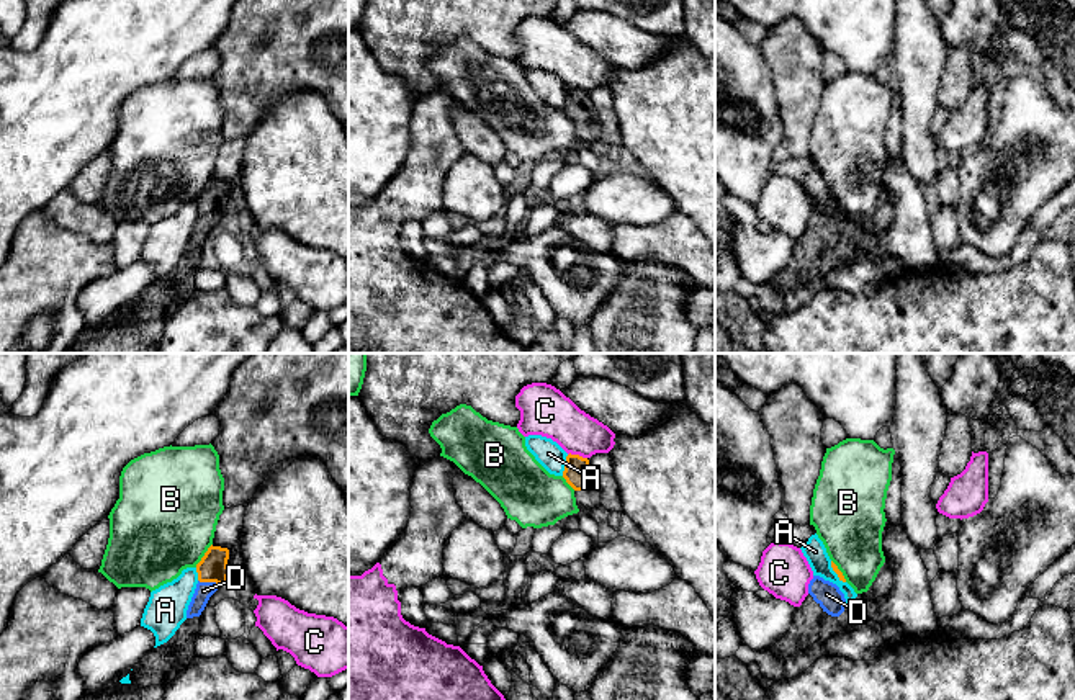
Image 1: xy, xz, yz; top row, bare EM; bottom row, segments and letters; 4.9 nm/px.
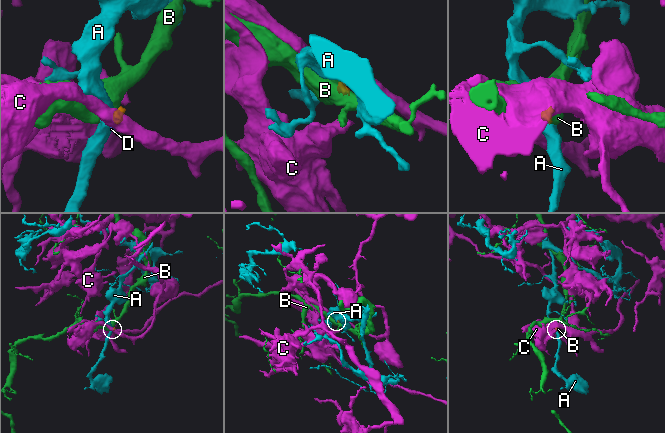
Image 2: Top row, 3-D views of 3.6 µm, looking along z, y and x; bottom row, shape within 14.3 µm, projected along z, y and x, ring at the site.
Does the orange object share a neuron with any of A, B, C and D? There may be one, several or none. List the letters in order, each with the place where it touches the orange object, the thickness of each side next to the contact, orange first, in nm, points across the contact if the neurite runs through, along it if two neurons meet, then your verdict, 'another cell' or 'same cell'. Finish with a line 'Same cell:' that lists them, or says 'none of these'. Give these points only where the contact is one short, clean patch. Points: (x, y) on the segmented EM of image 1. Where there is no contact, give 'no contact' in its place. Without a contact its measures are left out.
A: meets orange in xz at (566, 465); 140 nm thick on the orange side, 140 nm on the other; border along xz (568, 455), (562, 475); another cell
B: meets orange in xy at (205, 555); 140 nm thick on the orange side, 480 nm on the other; border along xy (211, 543), (195, 566); another cell
C: meets orange in xz at (578, 455); 140 nm thick on the orange side, 220 nm on the other; border along xz (568, 453), (578, 453), (586, 458); another cell
D: meets orange in xy at (210, 581); 140 nm thick on the orange side, 90 nm on the other; runs through xy (213, 568), (210, 581), (203, 591); same cell
Same cell: D

